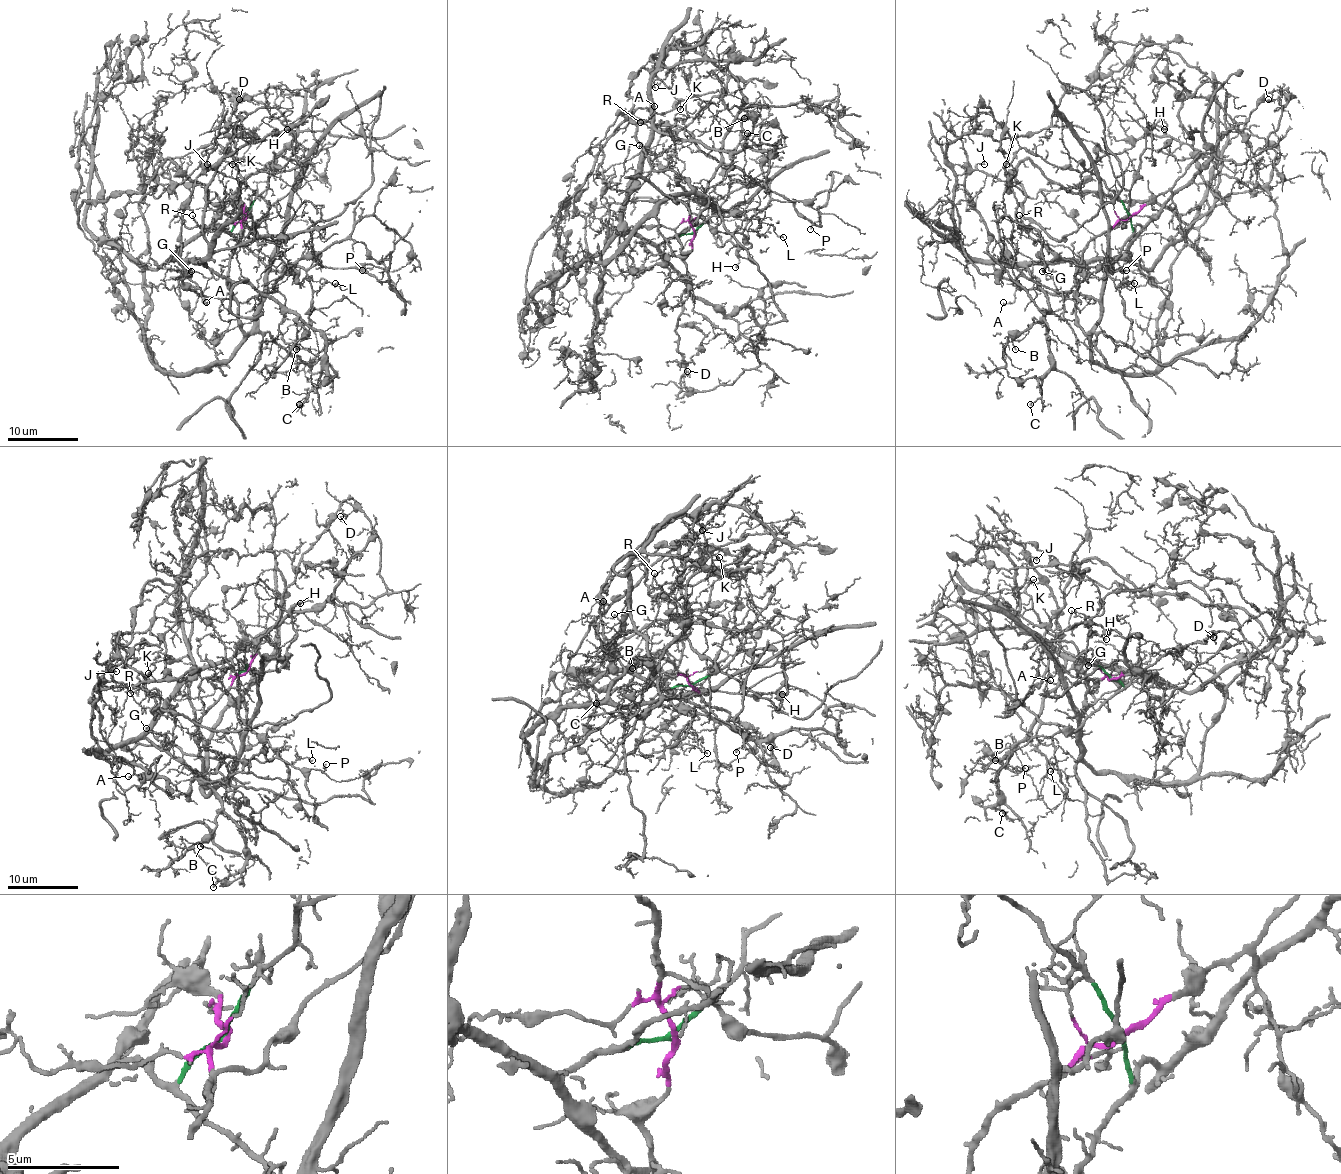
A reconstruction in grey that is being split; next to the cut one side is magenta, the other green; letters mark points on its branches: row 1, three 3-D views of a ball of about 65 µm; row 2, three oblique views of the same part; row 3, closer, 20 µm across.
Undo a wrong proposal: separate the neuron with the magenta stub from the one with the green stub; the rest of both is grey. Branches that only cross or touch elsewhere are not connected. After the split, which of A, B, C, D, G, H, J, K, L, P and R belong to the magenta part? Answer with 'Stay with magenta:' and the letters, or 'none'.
Stay with magenta: A, D, G, H, J, K, R

